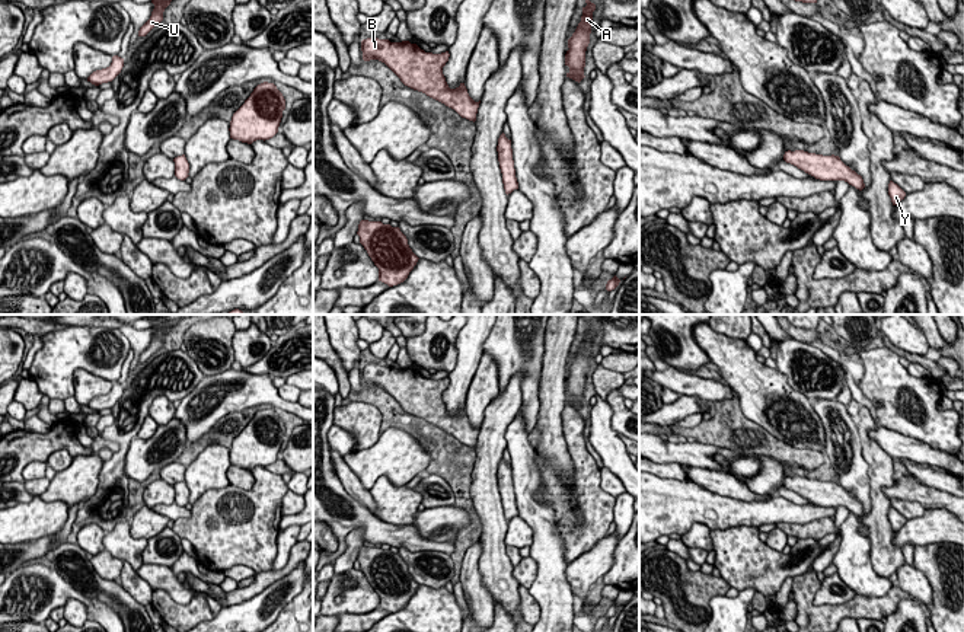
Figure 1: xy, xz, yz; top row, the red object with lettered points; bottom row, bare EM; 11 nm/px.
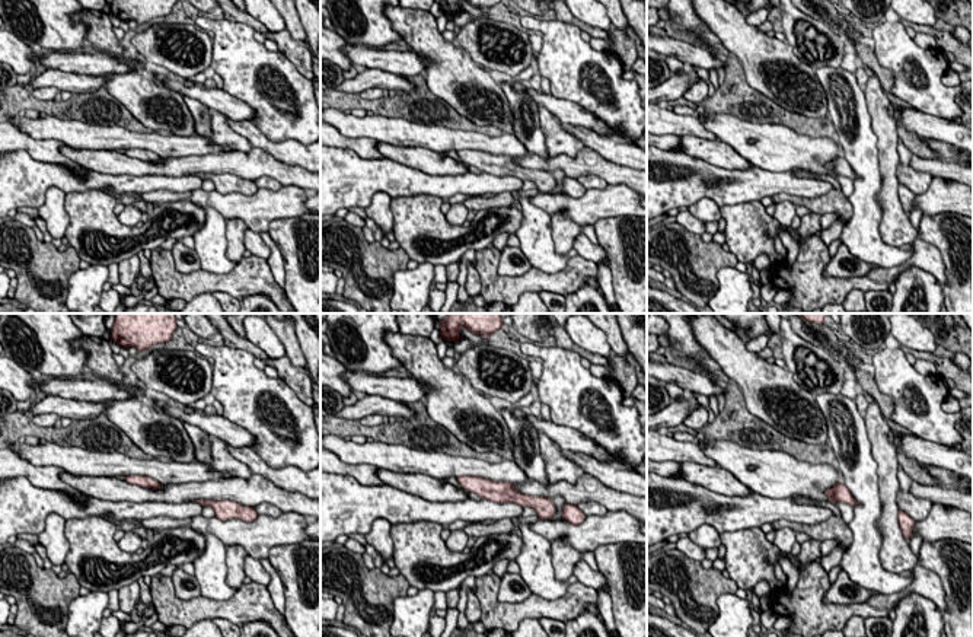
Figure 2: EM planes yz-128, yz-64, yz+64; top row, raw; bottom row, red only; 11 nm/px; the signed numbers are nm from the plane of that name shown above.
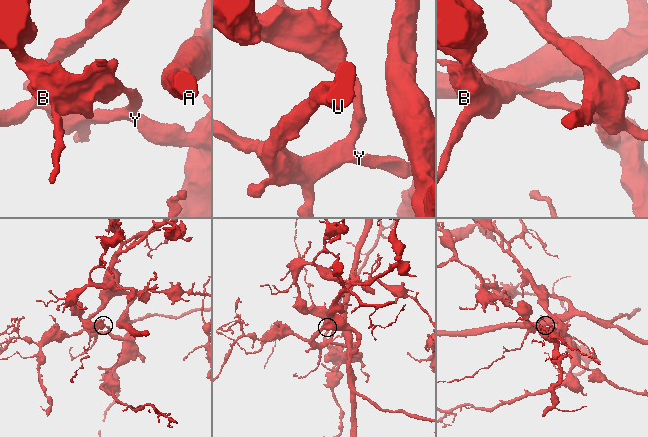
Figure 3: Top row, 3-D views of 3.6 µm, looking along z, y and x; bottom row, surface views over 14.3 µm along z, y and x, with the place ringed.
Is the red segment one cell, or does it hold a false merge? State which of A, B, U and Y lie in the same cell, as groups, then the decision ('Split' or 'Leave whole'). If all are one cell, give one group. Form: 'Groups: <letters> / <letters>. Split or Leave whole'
Groups: A B U Y. Leave whole

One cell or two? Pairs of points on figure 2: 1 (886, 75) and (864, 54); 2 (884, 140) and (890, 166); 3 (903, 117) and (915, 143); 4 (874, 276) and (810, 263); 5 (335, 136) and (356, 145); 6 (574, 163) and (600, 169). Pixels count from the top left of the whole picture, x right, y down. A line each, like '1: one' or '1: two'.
1: one
2: one
3: two
4: one
5: one
6: one

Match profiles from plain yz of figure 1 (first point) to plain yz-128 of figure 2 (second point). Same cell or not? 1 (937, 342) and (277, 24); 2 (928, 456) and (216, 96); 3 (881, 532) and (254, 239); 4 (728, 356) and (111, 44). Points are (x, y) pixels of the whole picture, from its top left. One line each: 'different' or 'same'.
1: different
2: same
3: different
4: same

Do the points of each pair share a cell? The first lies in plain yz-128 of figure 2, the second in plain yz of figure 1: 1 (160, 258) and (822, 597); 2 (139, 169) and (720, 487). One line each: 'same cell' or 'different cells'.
1: different cells
2: same cell

